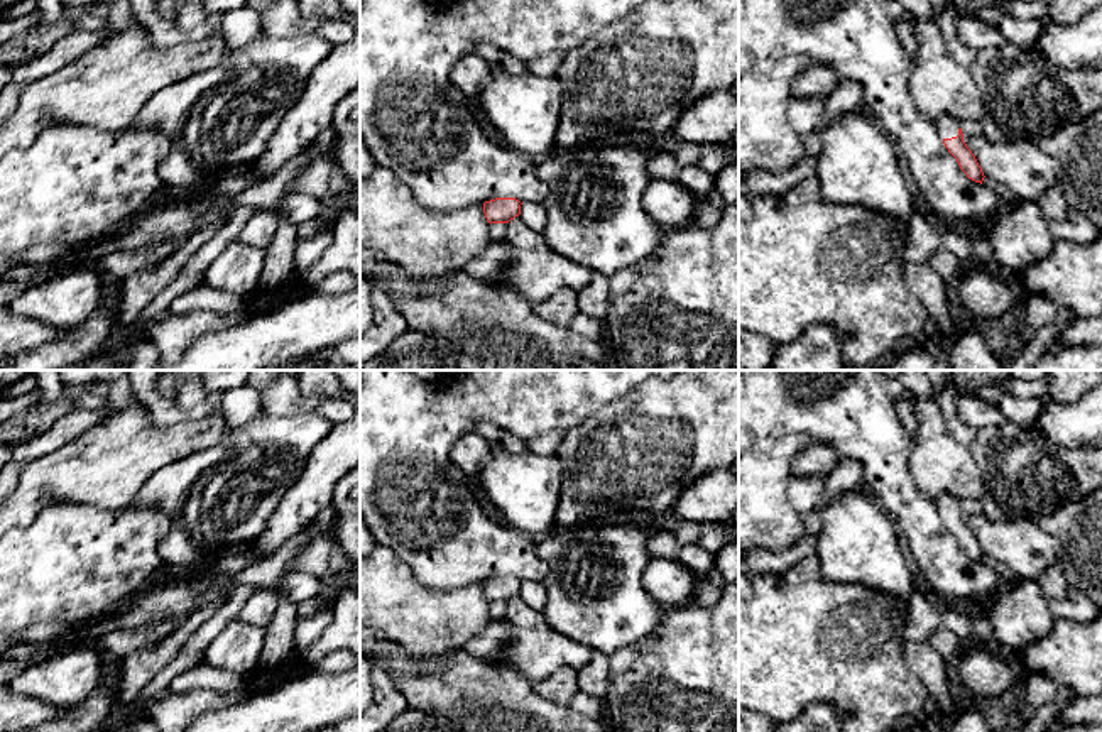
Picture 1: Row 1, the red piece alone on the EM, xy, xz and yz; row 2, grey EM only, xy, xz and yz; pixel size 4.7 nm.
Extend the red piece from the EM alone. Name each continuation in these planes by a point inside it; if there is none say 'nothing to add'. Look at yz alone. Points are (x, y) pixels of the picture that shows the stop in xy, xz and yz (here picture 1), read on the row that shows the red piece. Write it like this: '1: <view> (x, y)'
1: yz (949, 127)

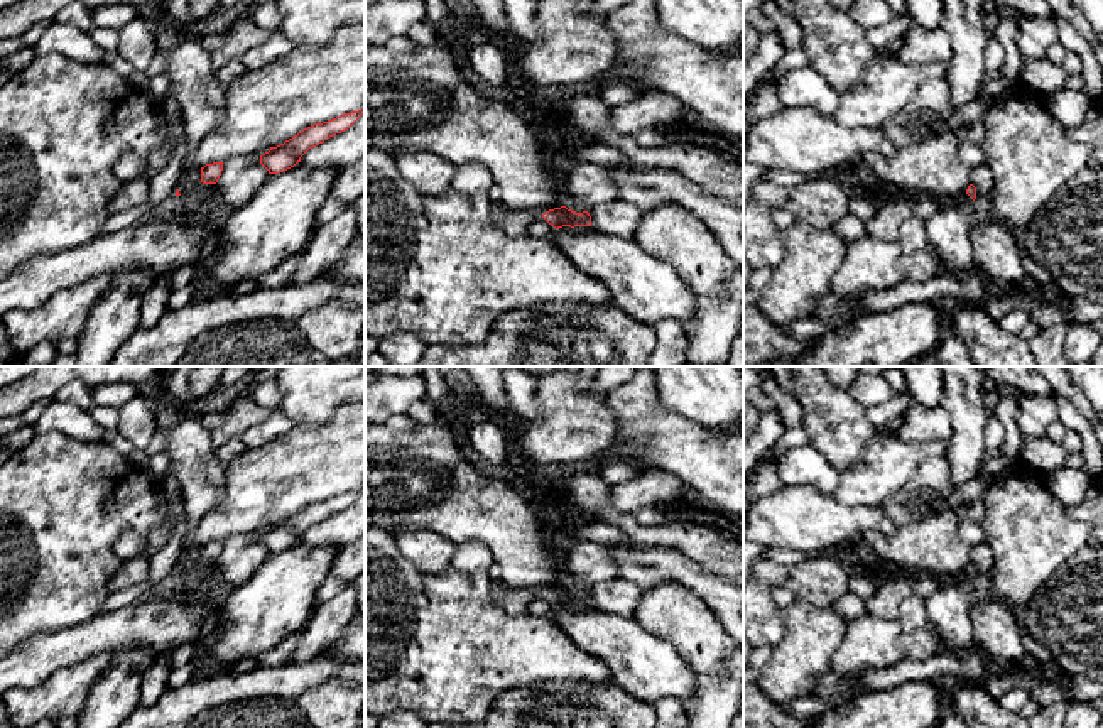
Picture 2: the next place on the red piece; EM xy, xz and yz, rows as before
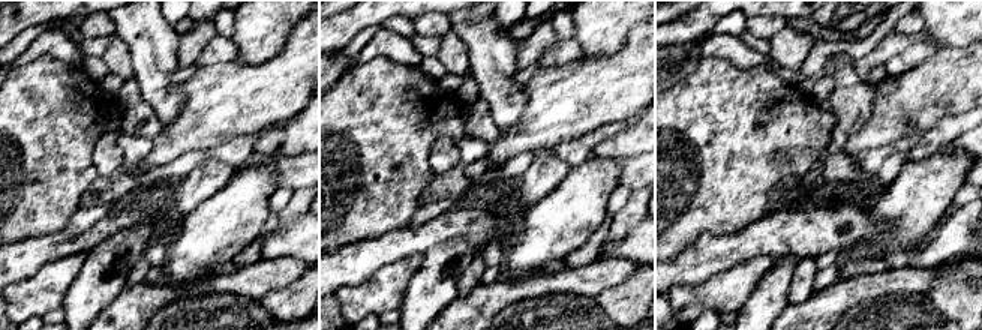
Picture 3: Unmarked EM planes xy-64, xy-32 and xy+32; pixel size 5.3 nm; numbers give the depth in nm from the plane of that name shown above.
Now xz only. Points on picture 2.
nothing to add

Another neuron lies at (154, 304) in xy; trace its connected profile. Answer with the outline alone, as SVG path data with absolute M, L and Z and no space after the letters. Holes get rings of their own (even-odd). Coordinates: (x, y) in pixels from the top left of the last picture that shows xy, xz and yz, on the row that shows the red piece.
M159 277L155 284L149 289L140 307L140 326L152 328L159 323L167 307L167 299L172 289L169 277Z

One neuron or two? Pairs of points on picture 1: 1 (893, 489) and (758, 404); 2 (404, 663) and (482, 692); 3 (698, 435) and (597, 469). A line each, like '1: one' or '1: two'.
1: one
2: one
3: one

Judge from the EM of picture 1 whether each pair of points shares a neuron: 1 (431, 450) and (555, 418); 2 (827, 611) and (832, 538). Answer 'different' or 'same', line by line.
1: same
2: different

